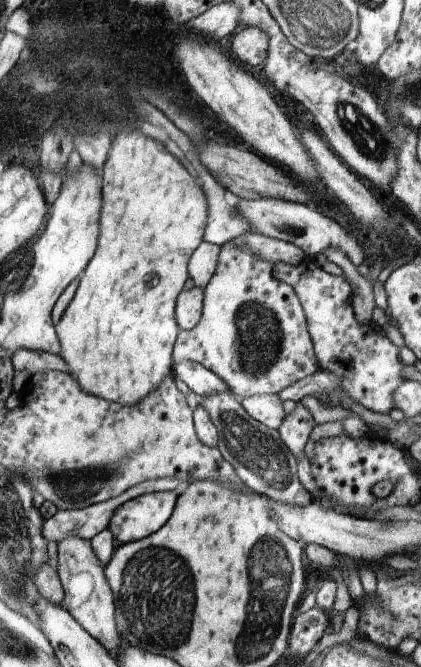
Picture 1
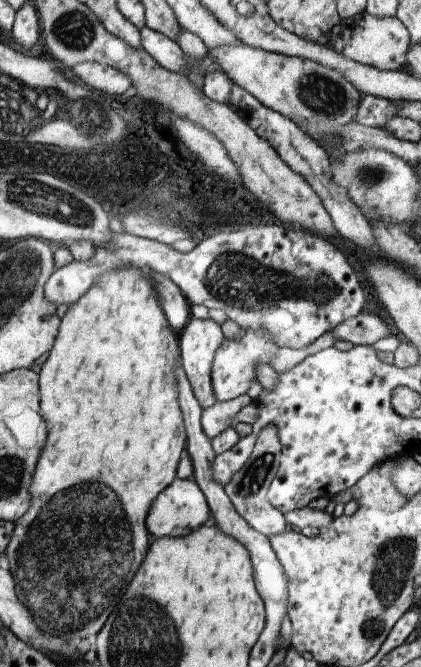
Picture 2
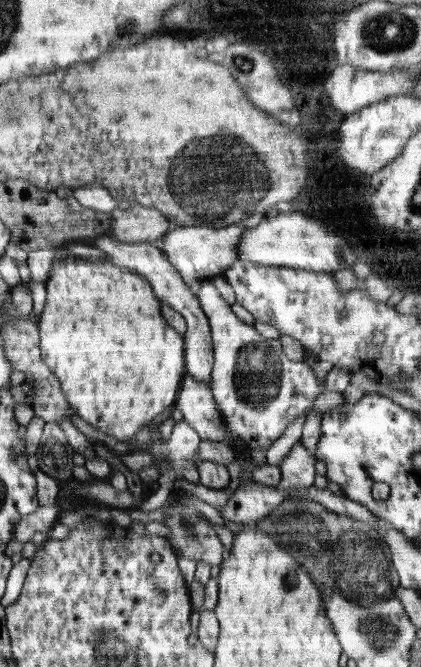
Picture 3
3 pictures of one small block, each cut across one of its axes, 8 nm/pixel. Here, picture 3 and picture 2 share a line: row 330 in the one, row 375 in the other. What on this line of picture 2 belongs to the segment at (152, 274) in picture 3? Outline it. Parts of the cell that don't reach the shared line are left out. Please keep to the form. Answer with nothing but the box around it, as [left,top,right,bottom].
[179,316,224,410]

